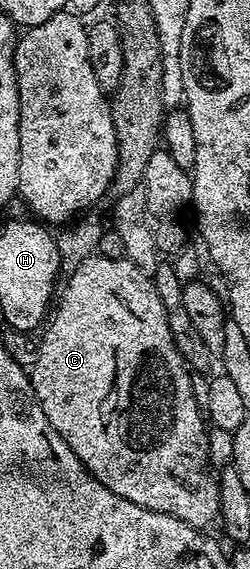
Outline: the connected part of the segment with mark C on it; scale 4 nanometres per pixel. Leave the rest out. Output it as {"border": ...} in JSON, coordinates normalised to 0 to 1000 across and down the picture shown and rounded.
{"border":[[[392,443],[340,453],[300,471],[300,478],[256,490],[260,511],[224,525],[220,541],[188,571],[176,575],[180,589],[156,594],[148,612],[148,631],[124,645],[124,670],[132,687],[172,717],[172,731],[252,766],[268,787],[300,794],[308,807],[344,819],[460,872],[492,872],[492,879],[524,879],[524,886],[556,886],[556,893],[588,893],[604,900],[652,900],[652,907],[700,907],[700,914],[732,914],[732,921],[824,928],[872,916],[884,902],[876,886],[876,858],[868,856],[868,840],[836,815],[828,801],[828,773],[836,772],[836,756],[812,736],[812,724],[784,714],[780,696],[764,689],[764,668],[756,666],[760,645],[740,641],[740,631],[700,612],[700,598],[684,591],[684,576],[668,569],[668,548],[652,541],[652,527],[636,527],[636,513],[620,513],[620,499],[600,483],[576,482],[540,464],[524,464],[516,455],[496,450],[472,453],[432,453],[416,443]]]}

